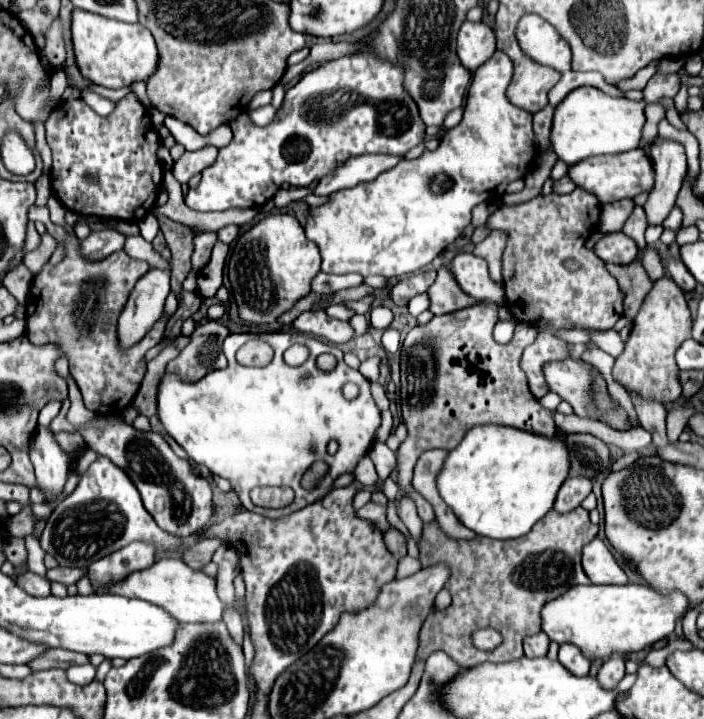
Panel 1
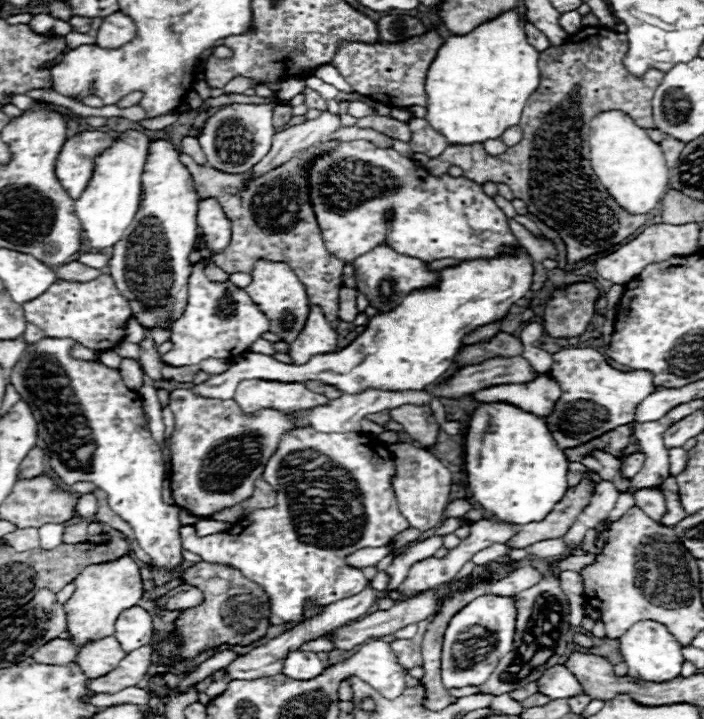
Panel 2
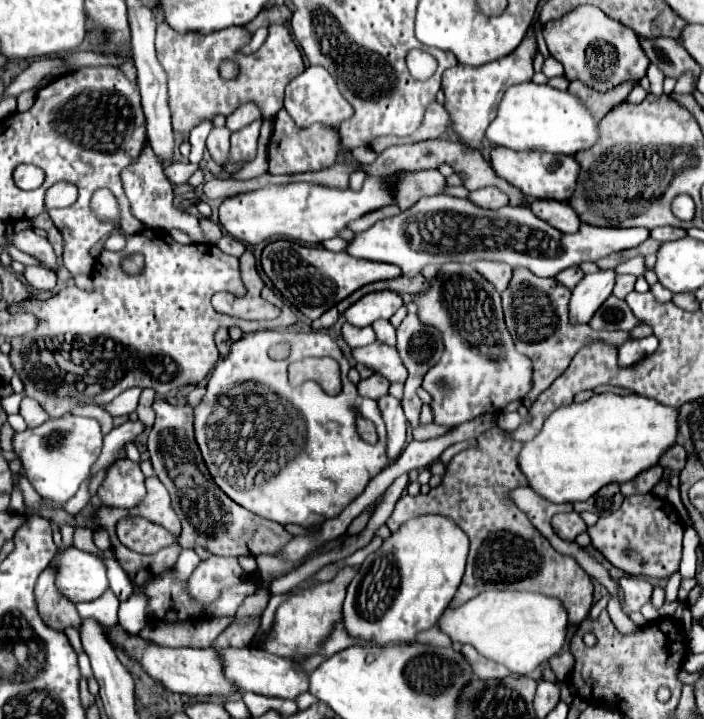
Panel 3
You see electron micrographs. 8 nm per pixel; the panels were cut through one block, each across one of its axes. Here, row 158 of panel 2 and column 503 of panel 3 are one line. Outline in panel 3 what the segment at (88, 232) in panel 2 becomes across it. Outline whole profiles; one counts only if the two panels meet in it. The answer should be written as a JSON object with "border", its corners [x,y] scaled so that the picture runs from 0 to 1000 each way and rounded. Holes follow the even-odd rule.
{"border":[[[744,114],[722,122],[707,147],[705,164],[690,181],[690,192],[699,200],[719,203],[733,211],[767,209],[813,217],[847,200],[849,170],[841,164],[838,153],[832,153],[832,147],[815,134],[807,134],[807,128],[795,128],[778,117],[764,120],[759,114]]]}

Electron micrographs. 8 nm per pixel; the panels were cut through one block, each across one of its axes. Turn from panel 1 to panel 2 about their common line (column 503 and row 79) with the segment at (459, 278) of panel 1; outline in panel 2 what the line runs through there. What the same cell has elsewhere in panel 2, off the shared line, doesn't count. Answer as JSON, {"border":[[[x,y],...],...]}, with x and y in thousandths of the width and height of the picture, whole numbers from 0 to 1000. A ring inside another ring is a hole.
{"border":[[[409,108],[401,114],[398,125],[389,128],[398,139],[415,139],[420,131],[426,131],[435,120],[435,111],[432,108]]]}

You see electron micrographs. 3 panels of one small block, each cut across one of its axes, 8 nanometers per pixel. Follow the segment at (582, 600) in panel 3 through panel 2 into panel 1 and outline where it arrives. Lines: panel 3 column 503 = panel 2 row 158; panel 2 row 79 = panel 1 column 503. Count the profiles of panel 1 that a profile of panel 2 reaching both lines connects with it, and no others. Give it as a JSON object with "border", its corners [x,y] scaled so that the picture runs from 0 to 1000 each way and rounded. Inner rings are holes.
{"border":[[[827,704],[804,715],[781,709],[747,745],[730,751],[696,751],[688,745],[676,745],[673,751],[642,751],[628,743],[619,726],[602,729],[597,782],[599,787],[631,782],[642,790],[642,801],[634,809],[634,818],[639,818],[642,826],[642,840],[605,860],[597,876],[591,921],[602,921],[619,904],[634,907],[656,929],[670,929],[685,921],[724,921],[741,915],[741,890],[767,876],[767,848],[773,840],[821,812],[838,812],[824,776],[827,759],[847,743],[849,732],[841,732],[835,712]],[[688,871],[699,871],[716,885],[716,893],[693,910],[676,904],[668,887],[673,876]]]}

